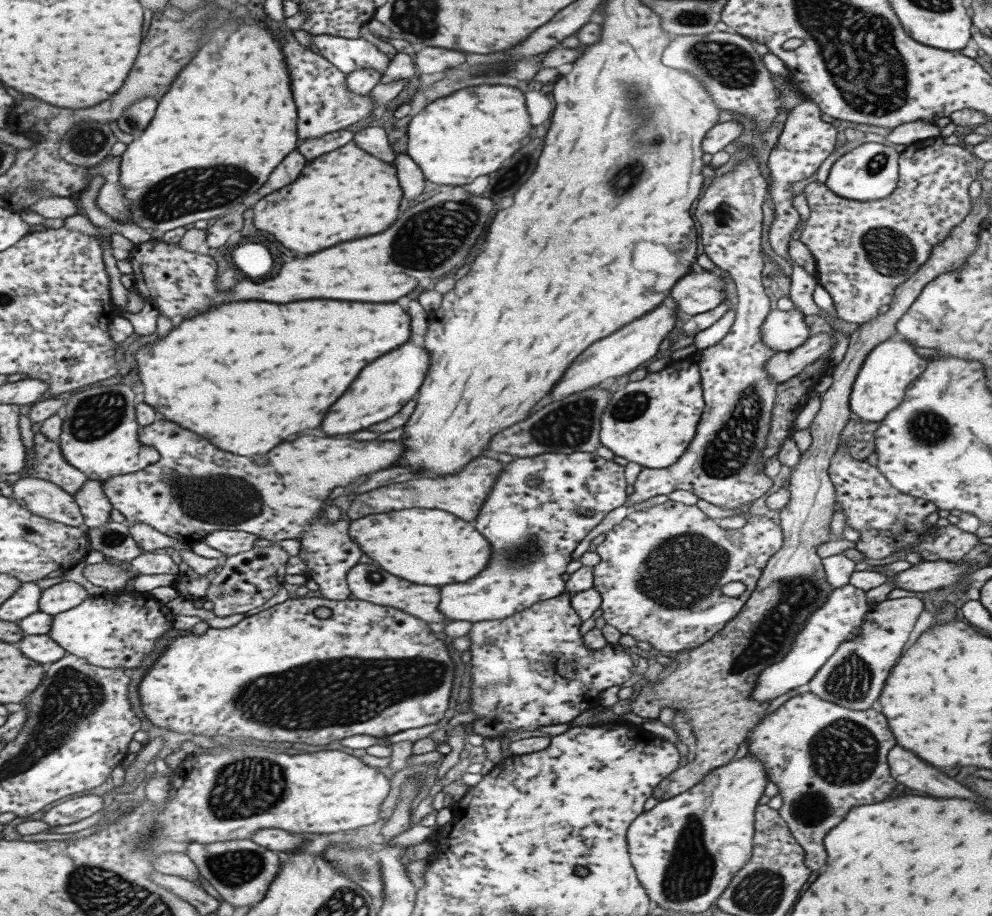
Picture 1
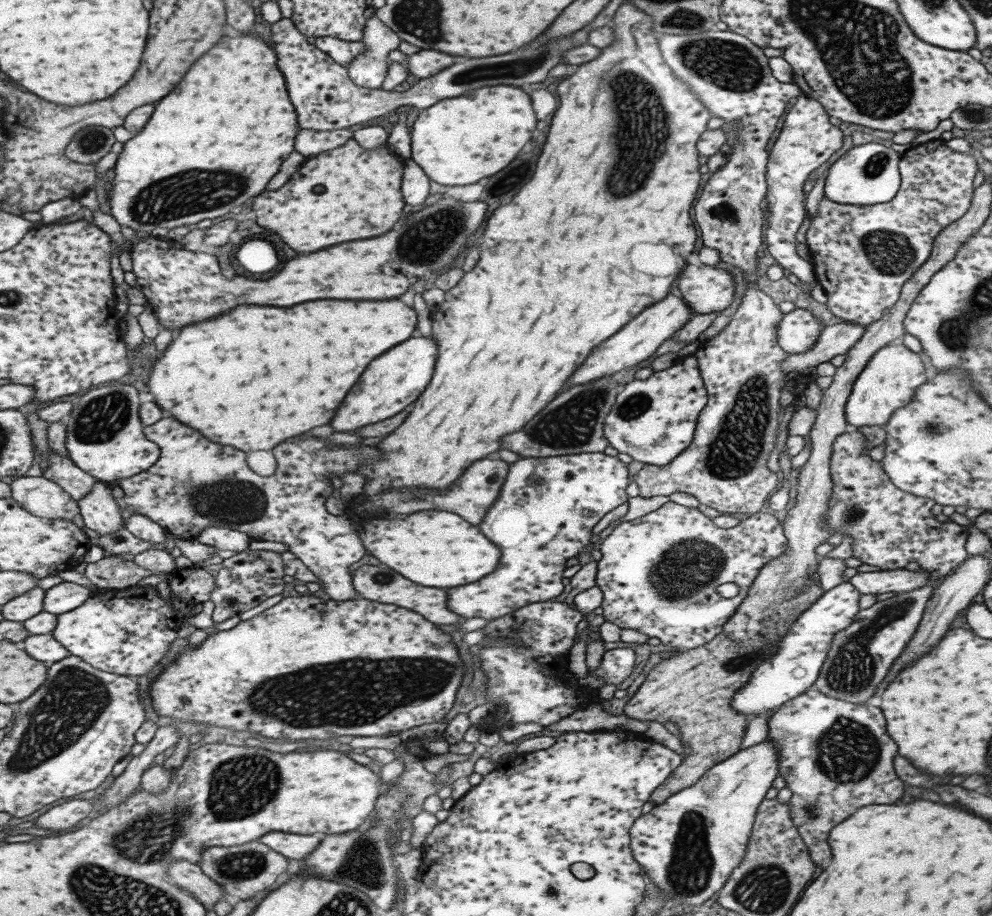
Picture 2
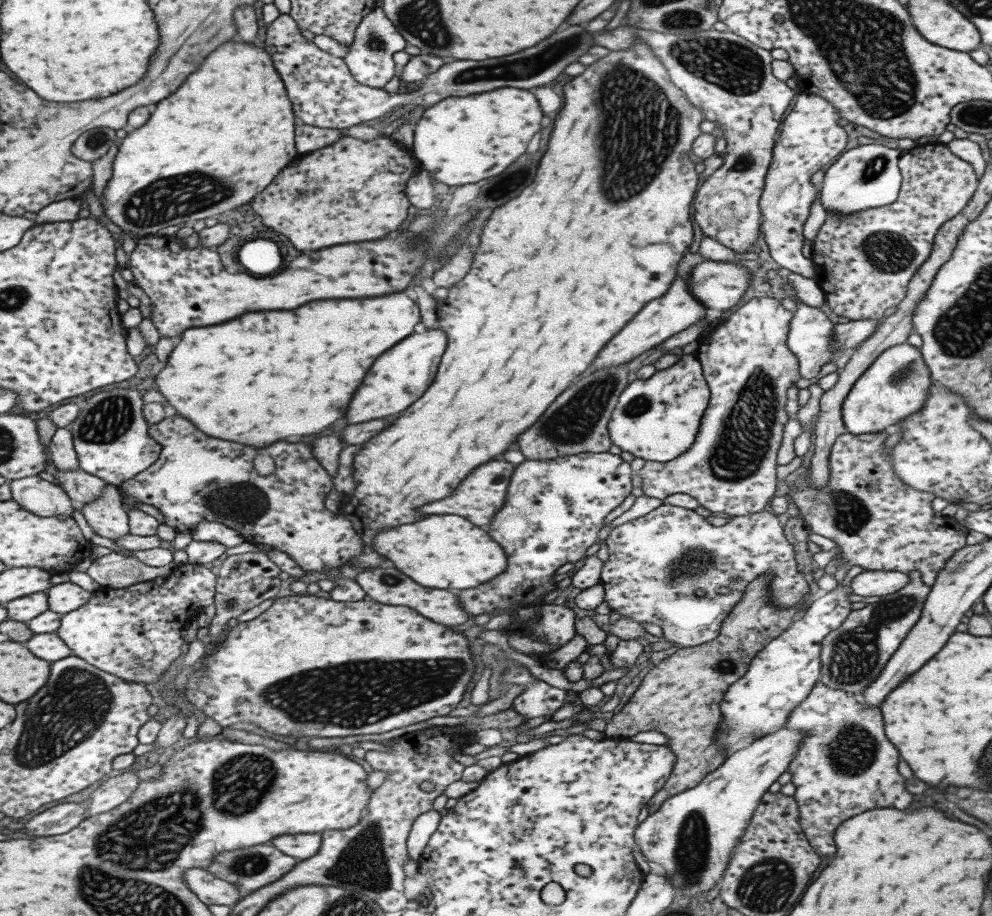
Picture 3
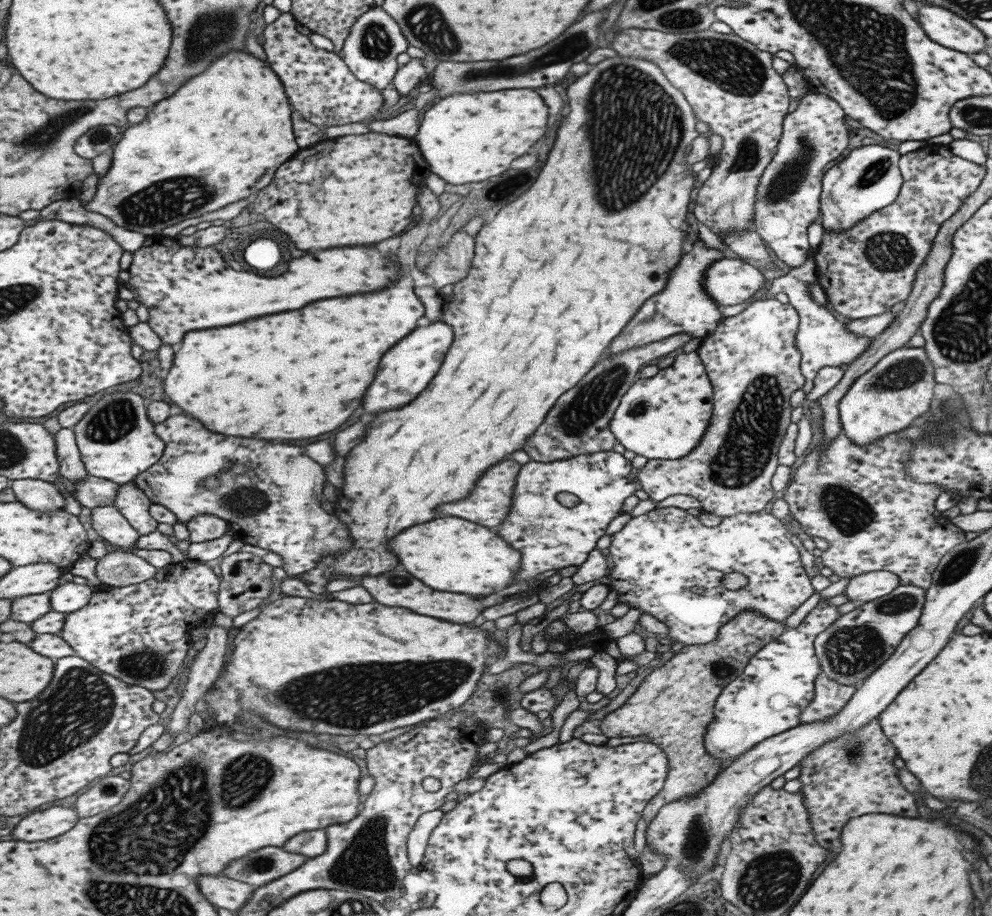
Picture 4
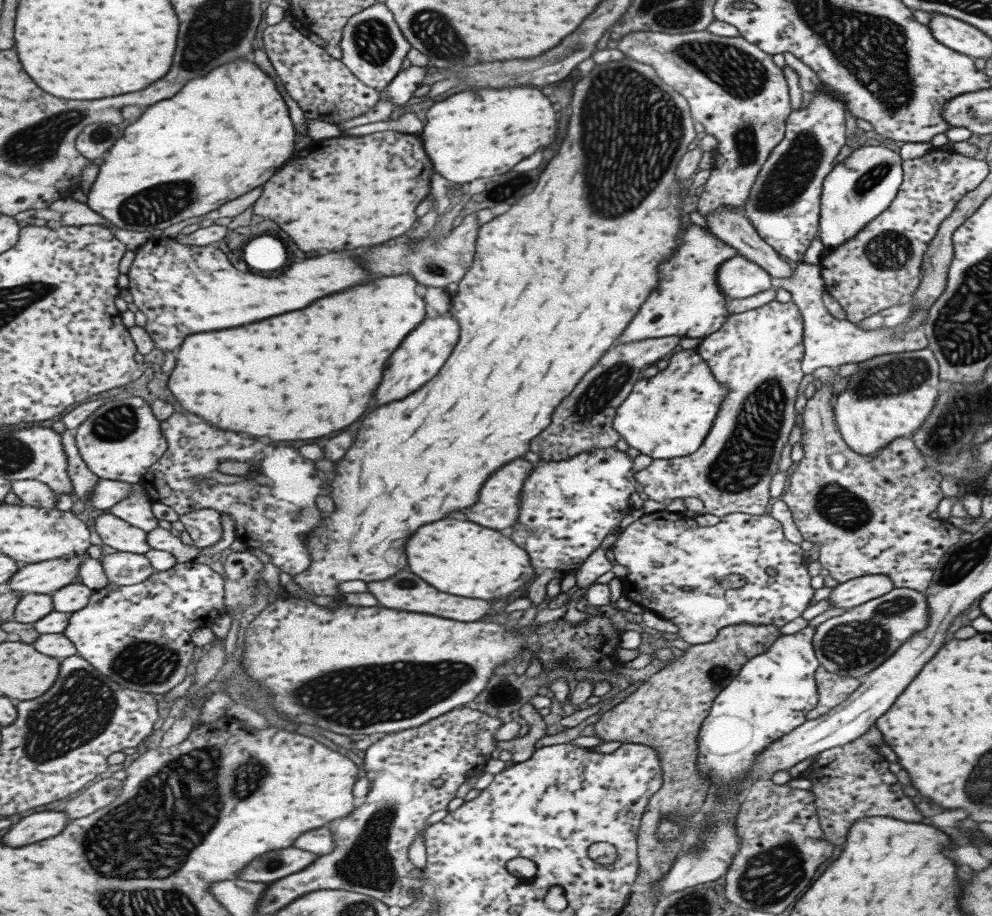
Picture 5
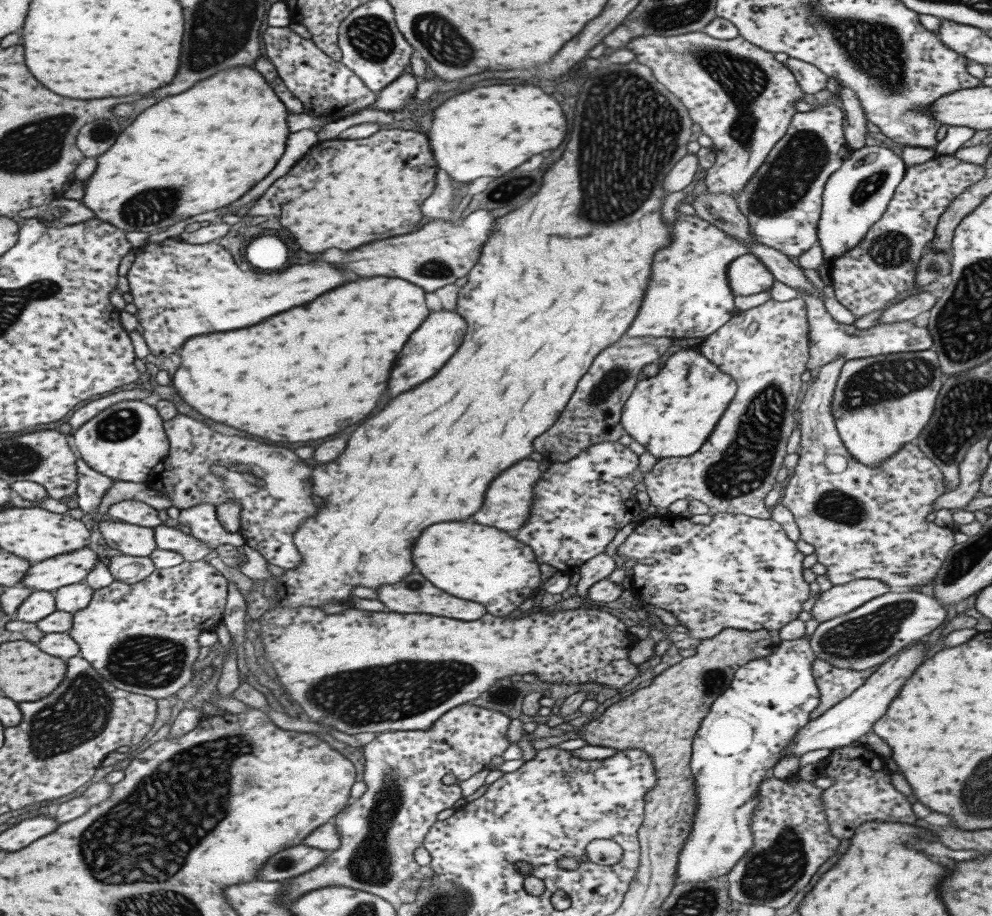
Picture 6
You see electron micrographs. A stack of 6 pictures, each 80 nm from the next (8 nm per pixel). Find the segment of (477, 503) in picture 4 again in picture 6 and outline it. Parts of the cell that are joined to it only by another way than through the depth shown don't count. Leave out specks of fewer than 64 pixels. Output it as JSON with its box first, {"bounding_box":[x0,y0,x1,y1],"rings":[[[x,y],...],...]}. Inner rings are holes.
{"bounding_box":[471,459,542,531],"rings":[[[523,459],[515,462],[513,466],[509,466],[509,470],[503,470],[497,478],[493,478],[489,482],[485,496],[483,496],[483,506],[471,518],[483,526],[493,526],[497,530],[516,531],[525,524],[526,518],[529,516],[532,486],[542,472],[537,461]]]}

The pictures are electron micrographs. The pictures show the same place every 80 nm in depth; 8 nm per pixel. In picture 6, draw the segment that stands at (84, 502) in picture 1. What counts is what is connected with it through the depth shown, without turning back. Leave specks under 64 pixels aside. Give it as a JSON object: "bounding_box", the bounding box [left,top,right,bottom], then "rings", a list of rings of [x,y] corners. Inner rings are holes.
{"bounding_box":[99,520,158,557],"rings":[[[101,520],[99,529],[110,548],[127,556],[151,557],[158,549],[156,530],[119,520]]]}

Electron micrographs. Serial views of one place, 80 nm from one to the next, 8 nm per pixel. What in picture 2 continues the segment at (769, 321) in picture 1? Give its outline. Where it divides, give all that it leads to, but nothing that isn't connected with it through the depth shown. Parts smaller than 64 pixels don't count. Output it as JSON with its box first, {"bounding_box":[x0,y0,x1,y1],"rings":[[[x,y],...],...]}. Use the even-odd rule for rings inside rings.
{"bounding_box":[776,309,823,354],"rings":[[[794,309],[787,314],[783,314],[779,324],[776,325],[777,346],[787,354],[807,352],[815,344],[815,339],[819,336],[821,329],[823,329],[823,322],[819,323],[813,314],[810,314],[807,310]]]}

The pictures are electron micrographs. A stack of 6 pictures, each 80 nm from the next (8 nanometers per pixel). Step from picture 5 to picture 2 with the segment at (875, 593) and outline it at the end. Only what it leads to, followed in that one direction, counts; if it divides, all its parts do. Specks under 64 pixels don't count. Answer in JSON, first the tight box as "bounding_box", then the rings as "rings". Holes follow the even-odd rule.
{"bounding_box":[848,567,930,594],"rings":[[[919,567],[919,570],[889,569],[881,571],[857,572],[848,578],[860,594],[873,594],[883,592],[909,592],[920,586],[930,584],[930,574]]]}

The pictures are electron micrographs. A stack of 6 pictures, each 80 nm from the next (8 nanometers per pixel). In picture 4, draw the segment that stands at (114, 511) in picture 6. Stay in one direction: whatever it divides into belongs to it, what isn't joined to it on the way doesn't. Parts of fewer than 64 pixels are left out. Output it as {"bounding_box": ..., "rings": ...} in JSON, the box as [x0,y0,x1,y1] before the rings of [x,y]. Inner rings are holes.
{"bounding_box":[116,483,159,535],"rings":[[[136,483],[121,485],[116,503],[120,511],[141,535],[151,534],[157,530],[159,522],[149,514],[152,500],[143,490],[137,488]]]}

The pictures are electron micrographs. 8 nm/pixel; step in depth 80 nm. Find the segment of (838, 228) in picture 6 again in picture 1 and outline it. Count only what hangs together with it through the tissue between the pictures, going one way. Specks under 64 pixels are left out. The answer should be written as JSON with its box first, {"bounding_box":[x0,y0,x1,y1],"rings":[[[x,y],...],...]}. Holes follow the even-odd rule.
{"bounding_box":[824,142,898,201],"rings":[[[859,142],[857,148],[849,148],[831,165],[824,183],[827,188],[838,197],[848,198],[854,201],[875,201],[885,198],[895,188],[898,177],[898,153],[891,147],[875,142]]]}

